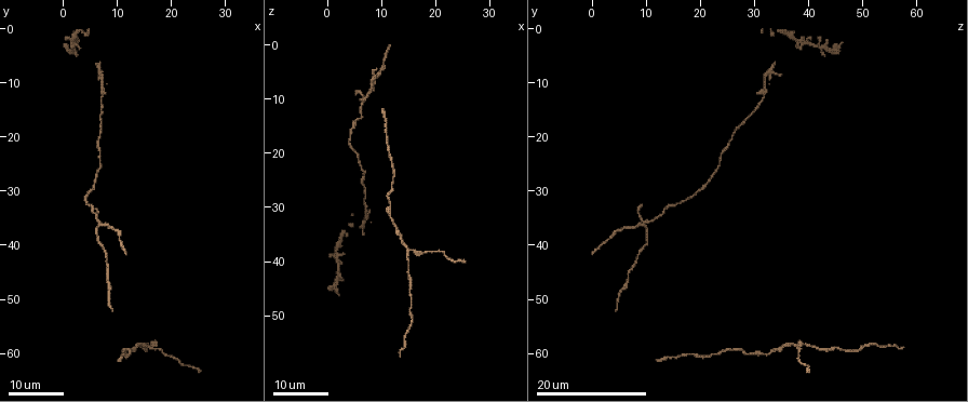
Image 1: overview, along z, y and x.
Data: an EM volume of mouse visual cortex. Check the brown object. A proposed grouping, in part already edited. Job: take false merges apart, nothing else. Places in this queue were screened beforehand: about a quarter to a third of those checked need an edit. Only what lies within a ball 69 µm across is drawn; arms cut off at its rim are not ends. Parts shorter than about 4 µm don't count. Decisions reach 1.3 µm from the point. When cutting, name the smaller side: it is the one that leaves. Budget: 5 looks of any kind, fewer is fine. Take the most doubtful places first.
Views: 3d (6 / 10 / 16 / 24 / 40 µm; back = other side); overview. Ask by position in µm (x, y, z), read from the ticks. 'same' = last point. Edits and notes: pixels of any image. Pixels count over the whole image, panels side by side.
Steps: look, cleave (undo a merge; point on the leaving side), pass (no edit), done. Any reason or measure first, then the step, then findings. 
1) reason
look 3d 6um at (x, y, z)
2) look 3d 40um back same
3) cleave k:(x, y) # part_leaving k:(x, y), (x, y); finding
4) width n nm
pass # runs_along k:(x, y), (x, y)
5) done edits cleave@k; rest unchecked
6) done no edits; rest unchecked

look 3d 16um at (7.0, 36.0, 9.5)

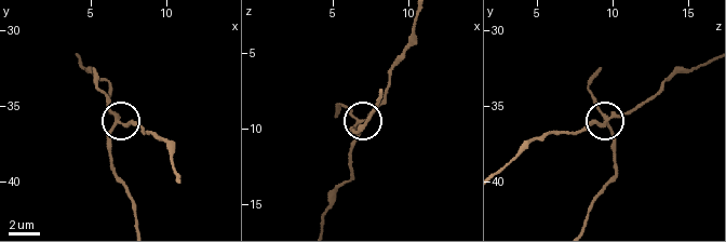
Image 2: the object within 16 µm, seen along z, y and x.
look 3d 10um at (7.0, 36.2, 9.4)

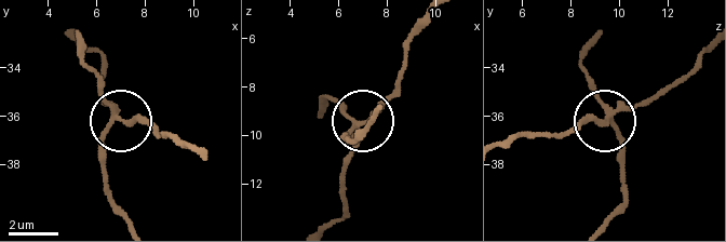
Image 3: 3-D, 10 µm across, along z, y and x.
cleave 3:(105, 82) # part_leaving 3:(116, 113), (103, 143), (103, 186), (125, 224); a second cell is stuck on

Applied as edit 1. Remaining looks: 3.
look overview

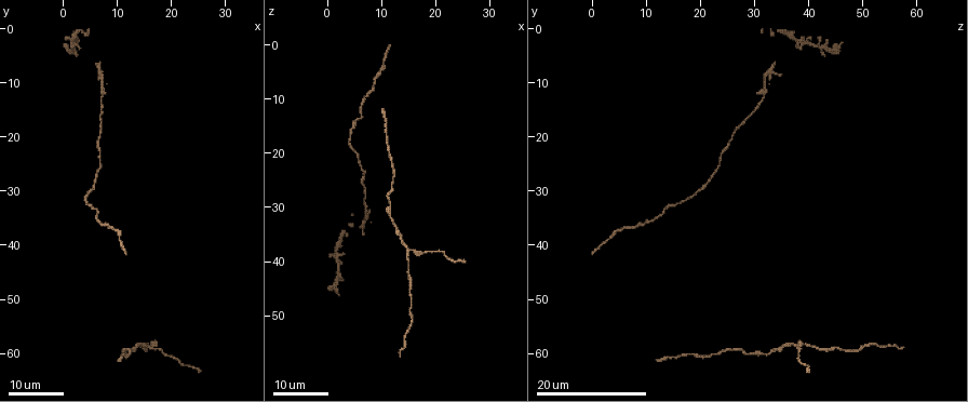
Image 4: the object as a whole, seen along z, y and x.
look 3d 24um at (15.0, 58.5, 37.5)

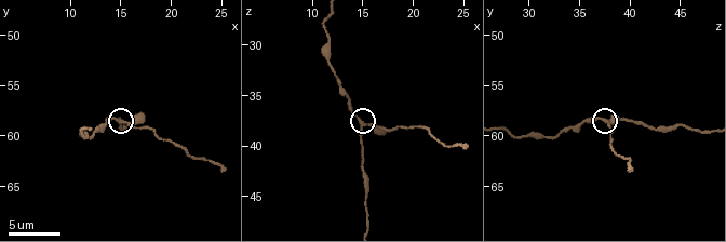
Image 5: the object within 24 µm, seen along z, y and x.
zoom in
look 3d 10um at (15.0, 58.4, 37.6)

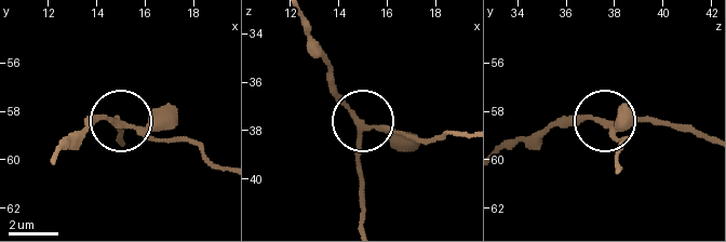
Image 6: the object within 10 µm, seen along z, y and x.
arms 3
cleave 6:(174, 139) # part_leaving 6:(140, 132), (188, 140), (219, 165); two cells meet here

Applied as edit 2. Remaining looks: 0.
done edits cleave@3, cleave@6; rest unchecked

